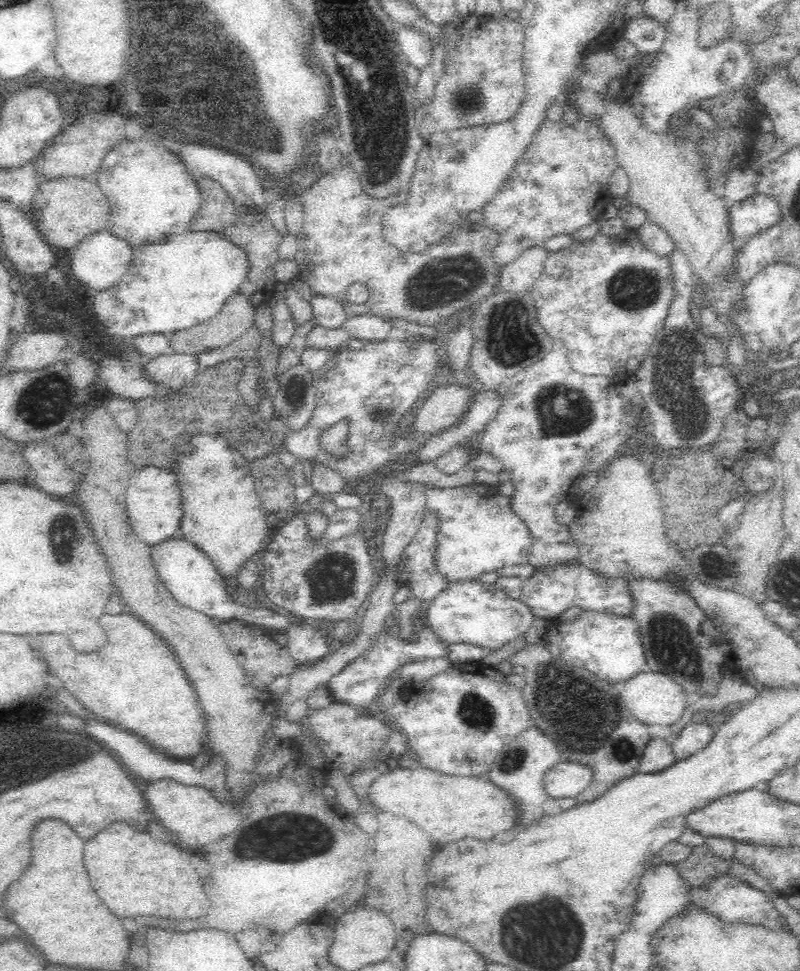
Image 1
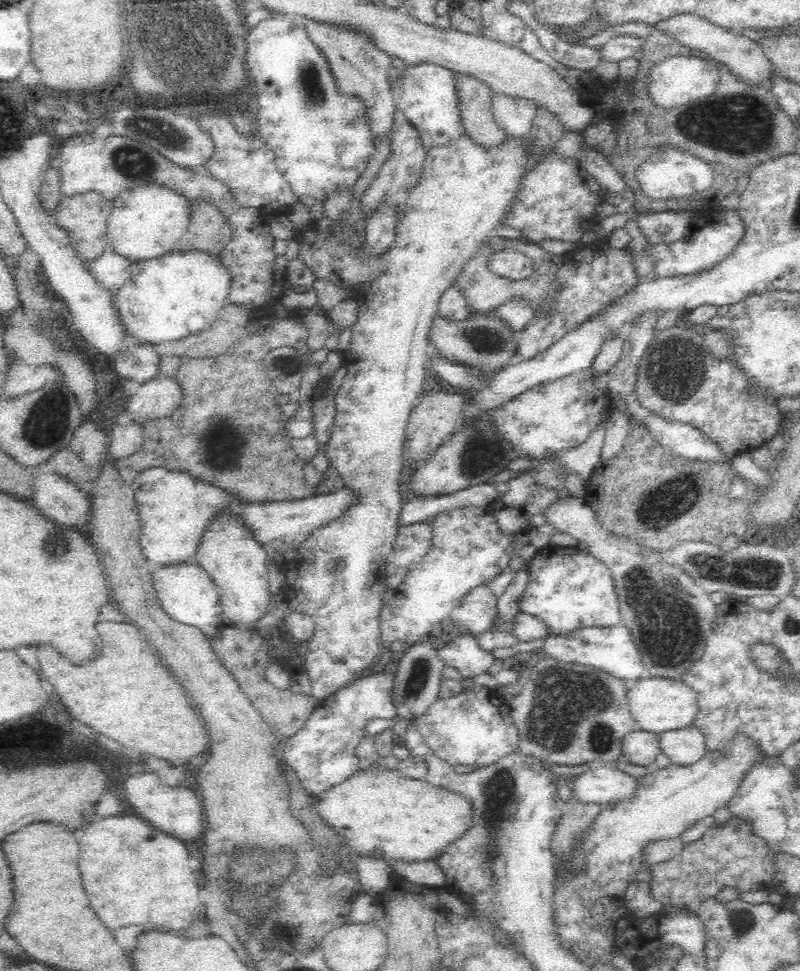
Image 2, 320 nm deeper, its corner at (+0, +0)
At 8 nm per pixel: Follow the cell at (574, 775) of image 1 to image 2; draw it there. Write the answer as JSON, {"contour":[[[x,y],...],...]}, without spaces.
{"contour":[[[593,764],[585,766],[581,774],[568,779],[571,794],[580,804],[596,802],[604,805],[620,798],[628,798],[636,781],[616,766]]]}

